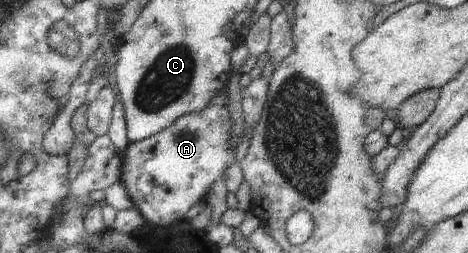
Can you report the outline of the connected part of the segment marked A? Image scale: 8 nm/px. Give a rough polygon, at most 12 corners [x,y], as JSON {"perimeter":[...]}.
{"perimeter":[[225,90],[128,143],[122,185],[173,225],[238,163]]}

